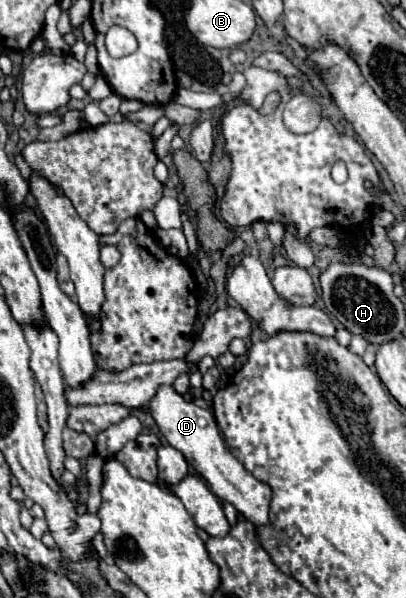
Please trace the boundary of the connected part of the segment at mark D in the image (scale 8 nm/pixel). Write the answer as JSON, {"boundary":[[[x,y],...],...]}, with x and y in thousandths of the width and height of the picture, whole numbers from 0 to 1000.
{"boundary":[[[397,642],[397,649],[387,649],[377,669],[367,672],[367,686],[372,686],[372,696],[387,706],[392,722],[406,729],[406,736],[426,749],[436,749],[456,759],[461,773],[485,786],[485,793],[500,803],[510,803],[520,819],[544,836],[569,839],[628,880],[643,880],[643,876],[663,873],[658,856],[663,856],[663,839],[667,839],[667,816],[658,809],[628,803],[599,783],[599,776],[584,766],[569,763],[569,756],[549,742],[534,702],[530,702],[520,686],[466,676],[446,659],[431,656],[426,645],[411,645],[411,642]]]}

